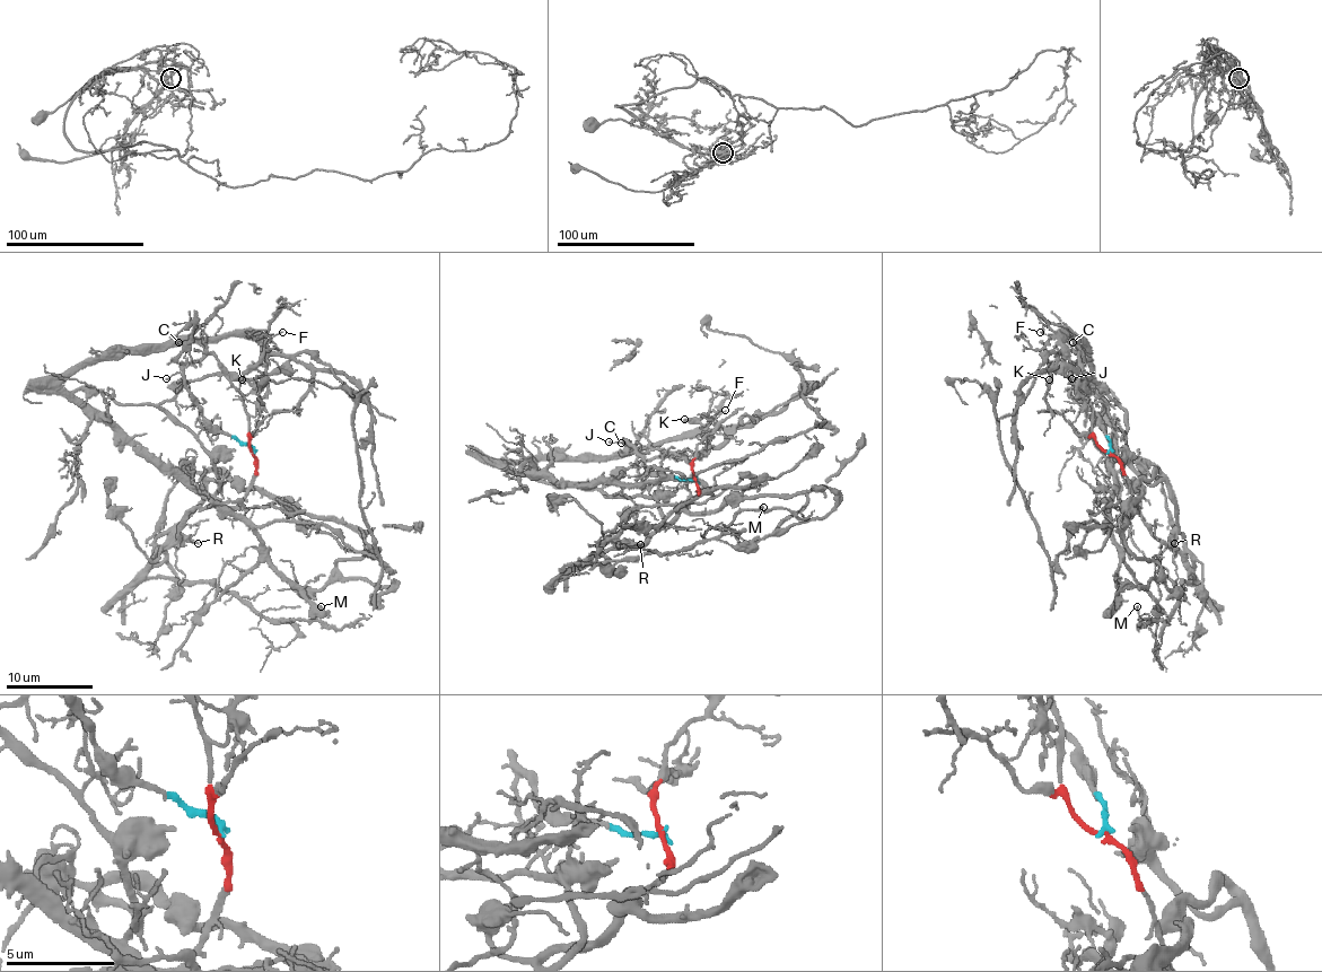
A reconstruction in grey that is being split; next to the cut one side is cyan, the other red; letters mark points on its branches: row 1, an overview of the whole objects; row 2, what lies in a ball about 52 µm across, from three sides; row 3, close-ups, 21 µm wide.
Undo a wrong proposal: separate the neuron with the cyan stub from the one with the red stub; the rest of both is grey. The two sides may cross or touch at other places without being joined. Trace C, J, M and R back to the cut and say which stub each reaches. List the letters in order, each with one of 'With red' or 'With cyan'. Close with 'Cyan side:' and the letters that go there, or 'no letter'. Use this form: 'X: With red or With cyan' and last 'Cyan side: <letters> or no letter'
C: With cyan
J: With cyan
M: With red
R: With red
Cyan side: C, J

